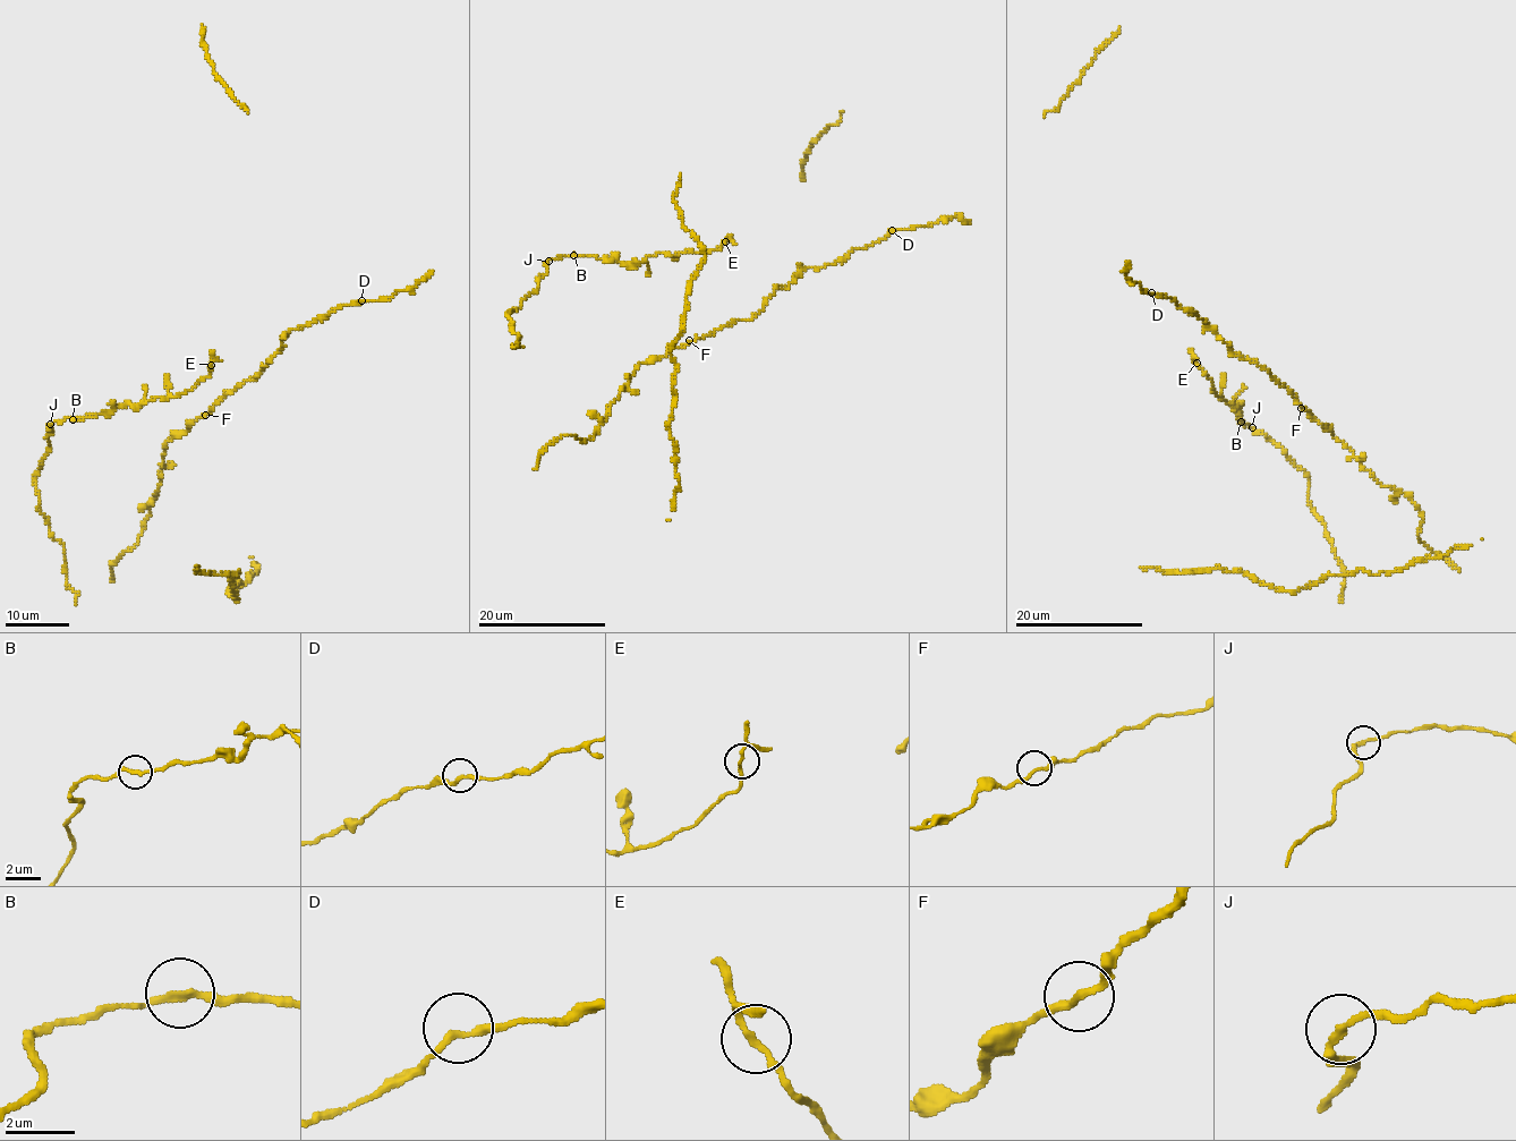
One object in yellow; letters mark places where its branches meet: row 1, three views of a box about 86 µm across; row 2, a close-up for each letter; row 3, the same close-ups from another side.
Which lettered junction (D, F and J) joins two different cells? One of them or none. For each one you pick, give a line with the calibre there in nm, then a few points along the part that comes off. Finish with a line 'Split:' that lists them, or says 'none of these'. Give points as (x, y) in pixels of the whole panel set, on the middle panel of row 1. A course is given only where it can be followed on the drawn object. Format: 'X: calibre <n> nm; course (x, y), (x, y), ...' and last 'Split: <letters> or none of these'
Split: none of these

